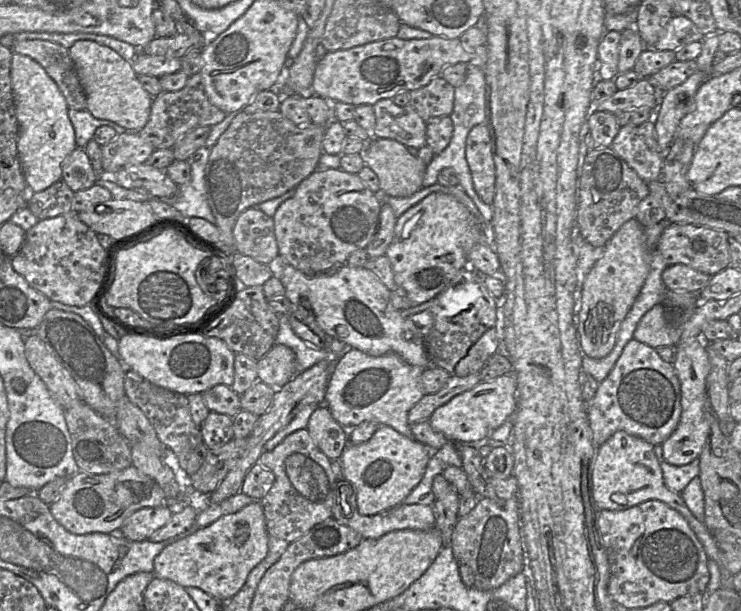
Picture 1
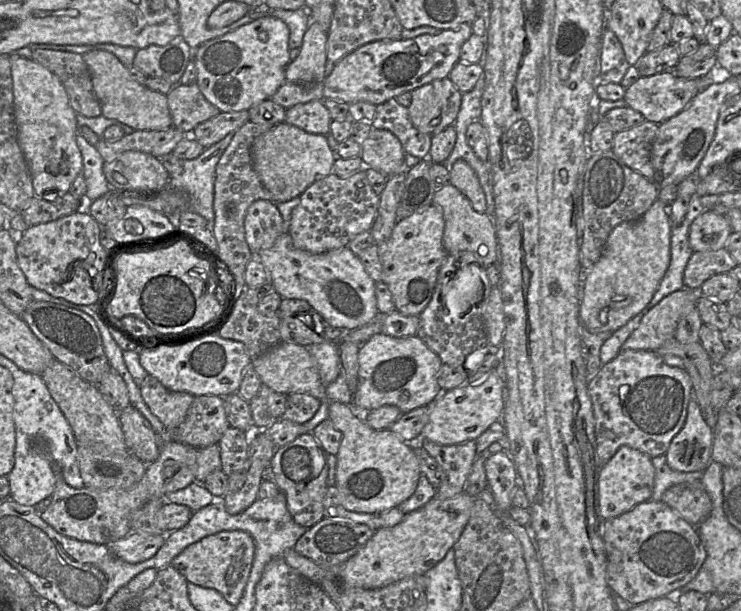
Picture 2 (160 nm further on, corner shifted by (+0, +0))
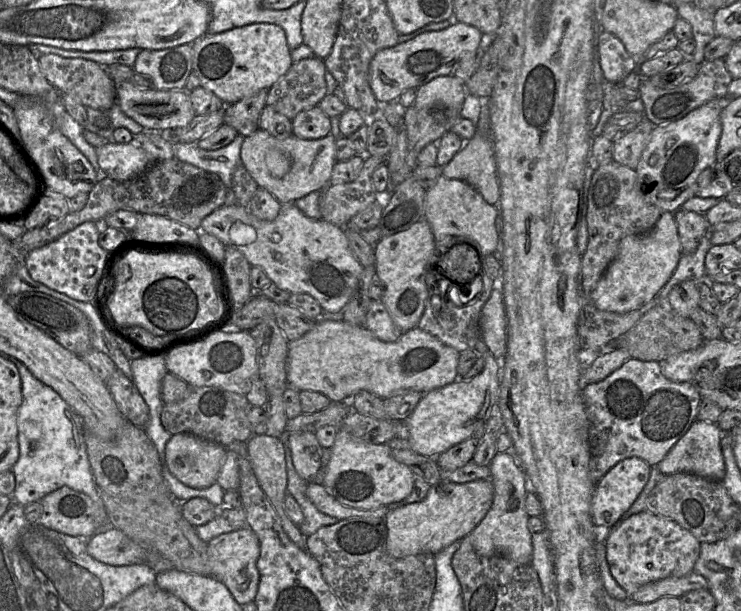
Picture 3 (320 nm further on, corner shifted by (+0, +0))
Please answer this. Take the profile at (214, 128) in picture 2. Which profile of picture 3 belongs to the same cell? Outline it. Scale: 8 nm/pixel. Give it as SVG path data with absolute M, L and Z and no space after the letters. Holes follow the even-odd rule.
M262 89L234 104L225 106L224 124L233 127L238 134L249 136L259 129L259 118L266 106L268 90Z

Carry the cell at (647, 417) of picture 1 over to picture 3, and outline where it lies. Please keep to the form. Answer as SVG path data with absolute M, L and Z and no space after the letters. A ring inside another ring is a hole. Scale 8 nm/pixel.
M629 358L605 379L588 384L583 390L583 399L589 421L589 475L591 480L597 483L625 458L641 458L651 467L661 462L697 419L701 395L690 382L674 382L667 379L661 372L659 362Z

